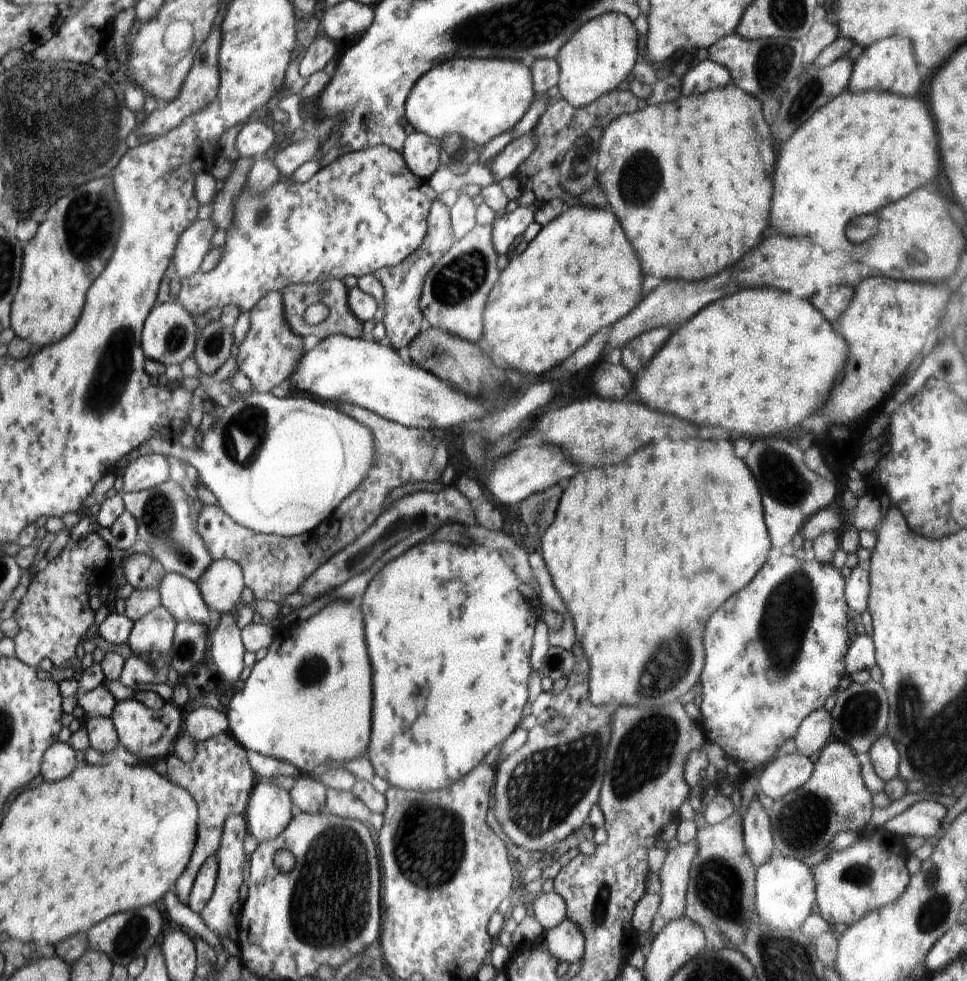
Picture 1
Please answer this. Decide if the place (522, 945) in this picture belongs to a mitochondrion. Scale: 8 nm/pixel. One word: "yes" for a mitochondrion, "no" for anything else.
no

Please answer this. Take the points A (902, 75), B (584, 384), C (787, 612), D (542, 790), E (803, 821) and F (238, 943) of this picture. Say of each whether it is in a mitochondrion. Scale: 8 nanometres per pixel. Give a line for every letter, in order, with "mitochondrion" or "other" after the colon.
A: other
B: other
C: mitochondrion
D: mitochondrion
E: mitochondrion
F: other

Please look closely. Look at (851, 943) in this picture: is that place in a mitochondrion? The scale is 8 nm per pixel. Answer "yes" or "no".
no

